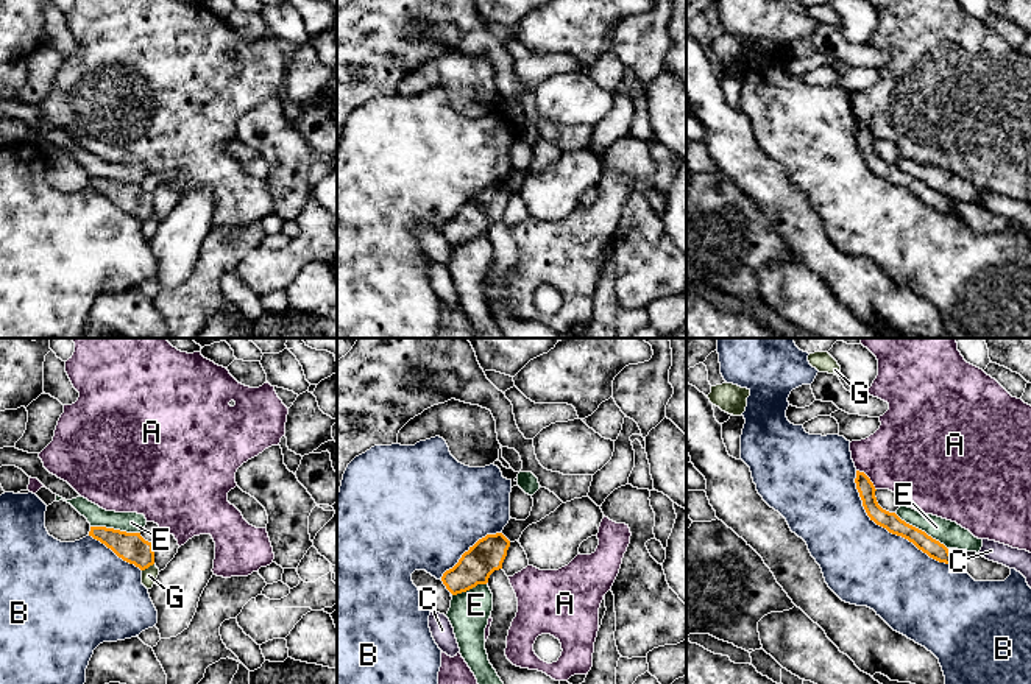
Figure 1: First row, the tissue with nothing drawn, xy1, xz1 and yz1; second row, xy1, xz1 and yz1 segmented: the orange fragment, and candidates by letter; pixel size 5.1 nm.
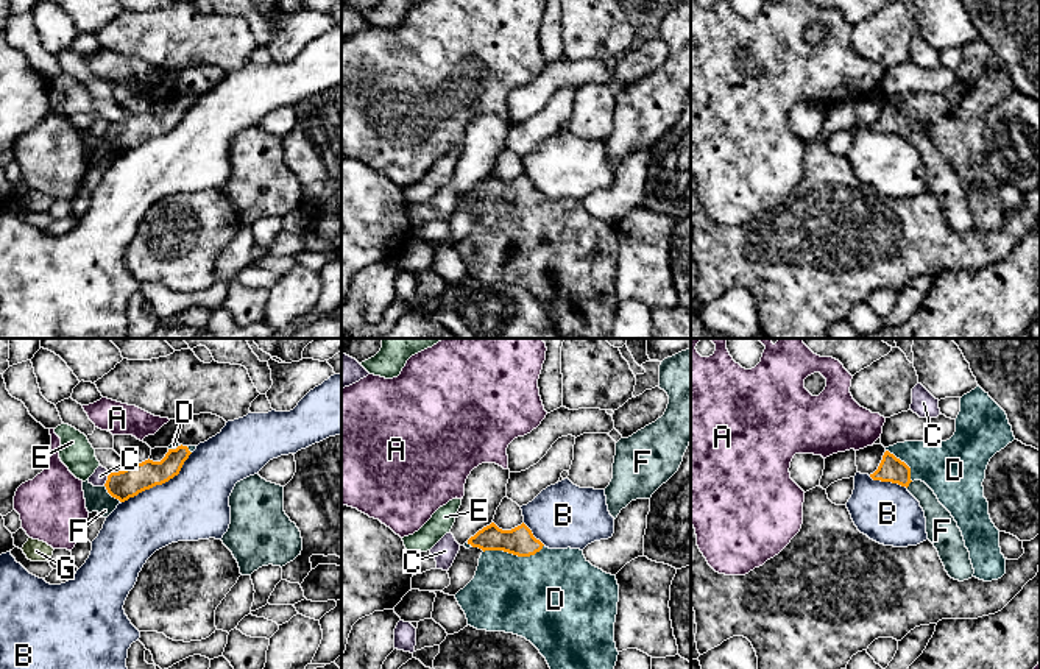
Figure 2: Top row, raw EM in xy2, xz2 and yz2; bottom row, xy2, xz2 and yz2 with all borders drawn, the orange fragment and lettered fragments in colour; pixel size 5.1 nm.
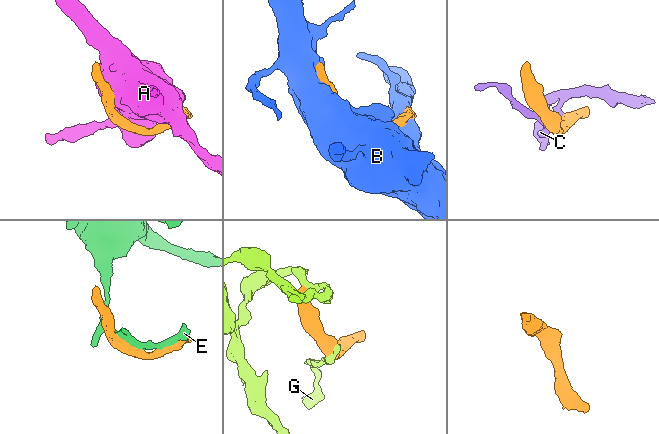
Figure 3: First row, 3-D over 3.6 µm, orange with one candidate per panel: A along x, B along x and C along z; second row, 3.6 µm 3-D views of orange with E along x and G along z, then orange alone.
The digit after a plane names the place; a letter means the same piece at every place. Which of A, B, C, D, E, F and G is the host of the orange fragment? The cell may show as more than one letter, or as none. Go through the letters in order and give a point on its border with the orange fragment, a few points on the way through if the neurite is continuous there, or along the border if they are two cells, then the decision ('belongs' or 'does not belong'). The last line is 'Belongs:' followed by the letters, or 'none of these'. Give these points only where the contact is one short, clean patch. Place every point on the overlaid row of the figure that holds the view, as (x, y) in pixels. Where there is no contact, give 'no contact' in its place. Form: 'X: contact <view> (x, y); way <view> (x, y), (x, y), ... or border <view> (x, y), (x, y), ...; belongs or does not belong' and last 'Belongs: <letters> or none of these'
A: contact yz1 (869, 479); border yz1 (857, 469), (869, 479), (875, 490); does not belong
B: contact yz1 (892, 533); does not belong
C: contact xy2 (108, 479); border xy2 (109, 473), (103, 484); does not belong
D: contact xz2 (513, 554); way xz2 (520, 541), (513, 554), (516, 574), (537, 596); belongs
E: contact yz1 (921, 530); does not belong
F: contact xy2 (111, 495); border xy2 (103, 485), (120, 502); does not belong
G: contact xy1 (147, 567); does not belong
Belongs: D

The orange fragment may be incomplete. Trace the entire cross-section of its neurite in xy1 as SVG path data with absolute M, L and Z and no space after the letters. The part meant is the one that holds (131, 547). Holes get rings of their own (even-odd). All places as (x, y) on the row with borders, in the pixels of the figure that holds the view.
M90 527L89 536L105 544L123 561L140 570L154 564L153 542L145 541L140 533L126 533L106 527Z

